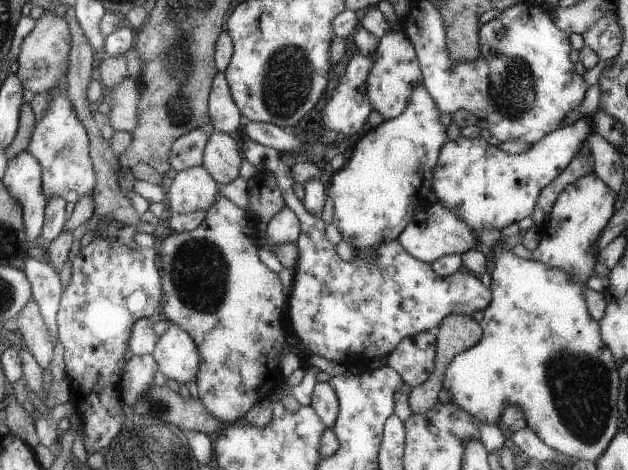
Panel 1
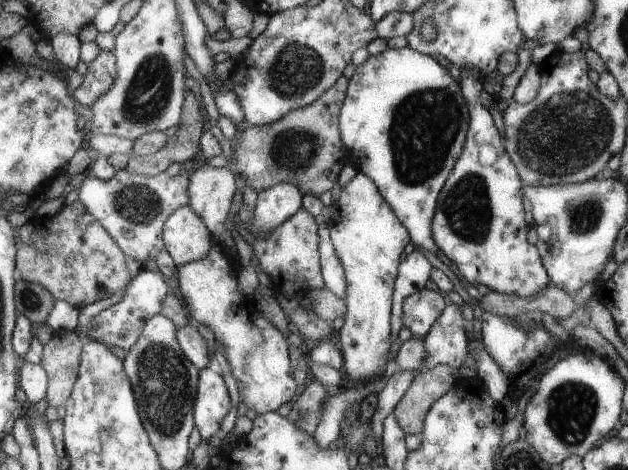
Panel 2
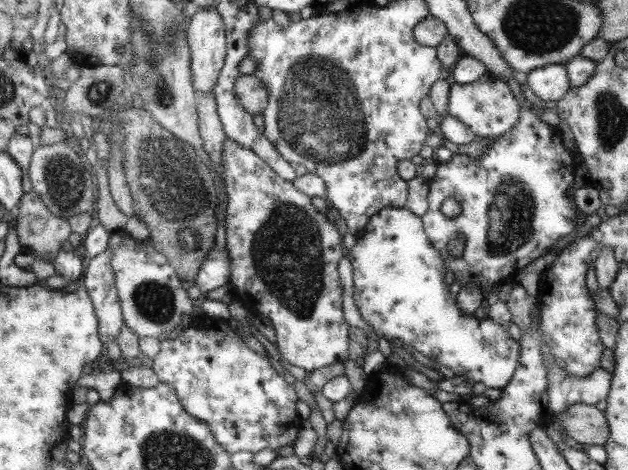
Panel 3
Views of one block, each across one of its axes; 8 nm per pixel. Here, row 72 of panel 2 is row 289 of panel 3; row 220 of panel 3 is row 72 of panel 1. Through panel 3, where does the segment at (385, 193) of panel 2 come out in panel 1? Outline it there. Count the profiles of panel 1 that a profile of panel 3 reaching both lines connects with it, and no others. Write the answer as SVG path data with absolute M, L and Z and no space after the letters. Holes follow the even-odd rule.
M394 28L392 31L386 31L384 36L379 39L379 45L376 47L373 58L373 68L368 76L368 97L370 104L373 105L374 110L381 114L384 121L396 119L398 115L401 115L405 111L405 108L410 103L414 88L419 83L424 84L423 68L418 60L416 46L409 39L409 36L404 33L402 28Z

